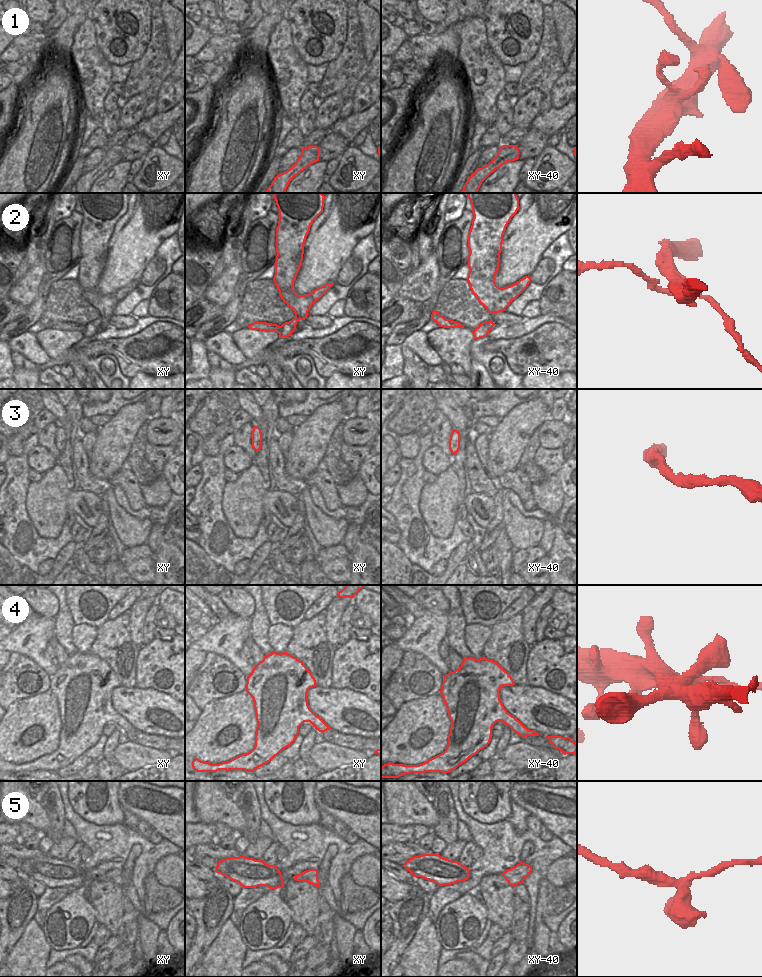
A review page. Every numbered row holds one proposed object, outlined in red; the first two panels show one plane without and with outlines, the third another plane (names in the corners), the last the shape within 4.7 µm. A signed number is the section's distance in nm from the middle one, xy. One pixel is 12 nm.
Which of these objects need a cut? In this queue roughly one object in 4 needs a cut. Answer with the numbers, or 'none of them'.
2, 4

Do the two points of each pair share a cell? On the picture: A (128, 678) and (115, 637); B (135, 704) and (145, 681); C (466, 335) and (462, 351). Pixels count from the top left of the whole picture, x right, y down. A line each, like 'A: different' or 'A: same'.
A: same
B: different
C: same

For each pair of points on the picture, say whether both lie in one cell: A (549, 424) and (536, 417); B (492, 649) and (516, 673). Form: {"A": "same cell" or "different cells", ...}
{"A": "different cells", "B": "same cell"}

